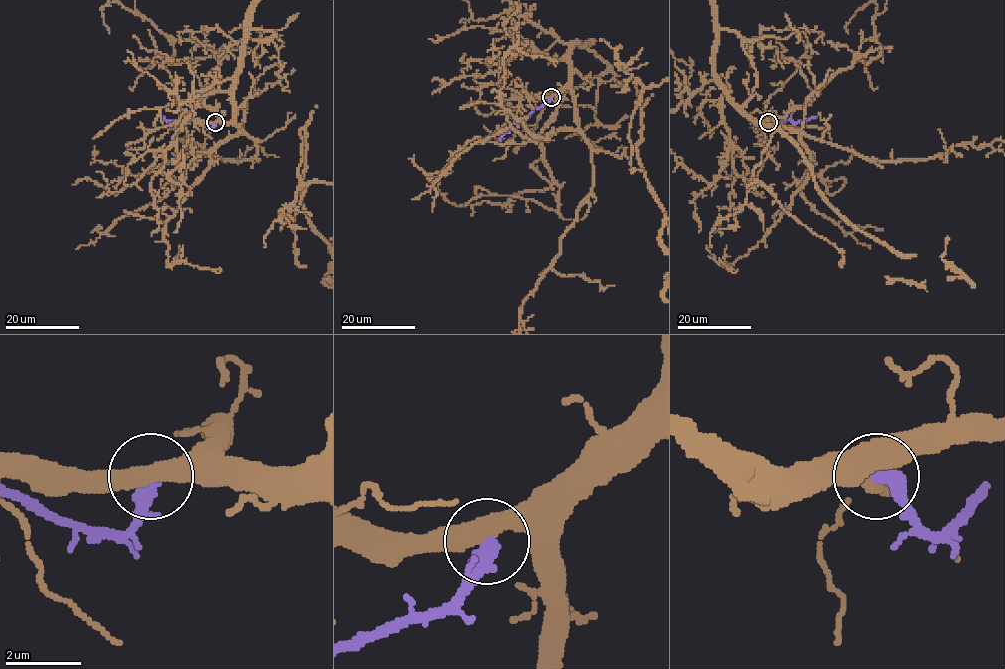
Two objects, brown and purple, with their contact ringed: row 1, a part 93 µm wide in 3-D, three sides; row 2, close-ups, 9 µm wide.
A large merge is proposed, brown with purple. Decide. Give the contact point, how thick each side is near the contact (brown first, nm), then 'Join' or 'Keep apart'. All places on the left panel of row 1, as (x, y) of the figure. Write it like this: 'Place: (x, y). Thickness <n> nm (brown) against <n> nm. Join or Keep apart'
Place: (215, 122). Thickness 480 nm (brown) against 480 nm. Keep apart

